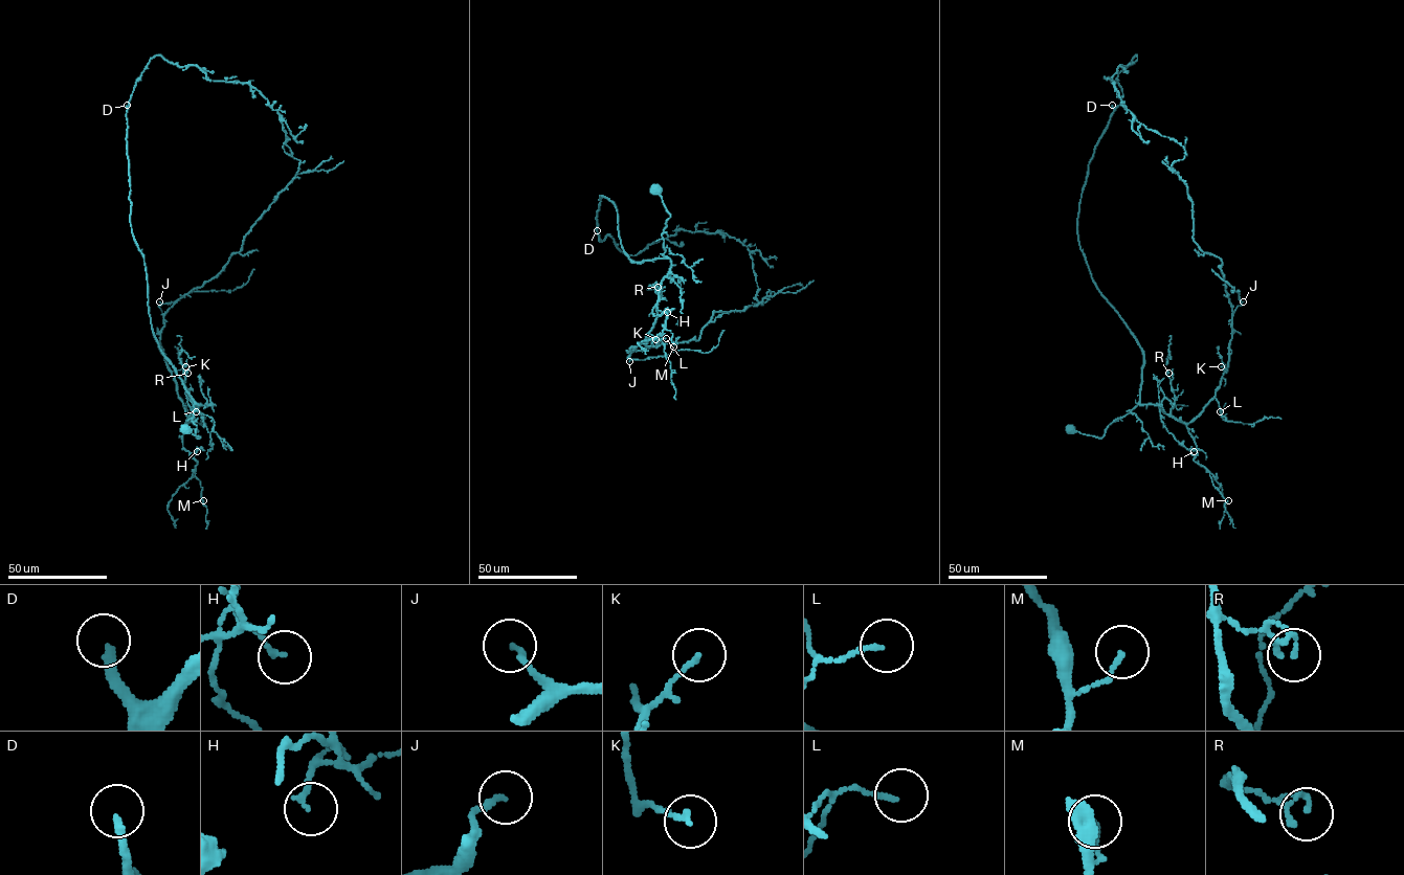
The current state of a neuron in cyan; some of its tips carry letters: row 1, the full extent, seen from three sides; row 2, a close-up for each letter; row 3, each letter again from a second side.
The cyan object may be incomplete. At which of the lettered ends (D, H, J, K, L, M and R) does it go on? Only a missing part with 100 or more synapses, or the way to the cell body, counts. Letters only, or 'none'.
D

